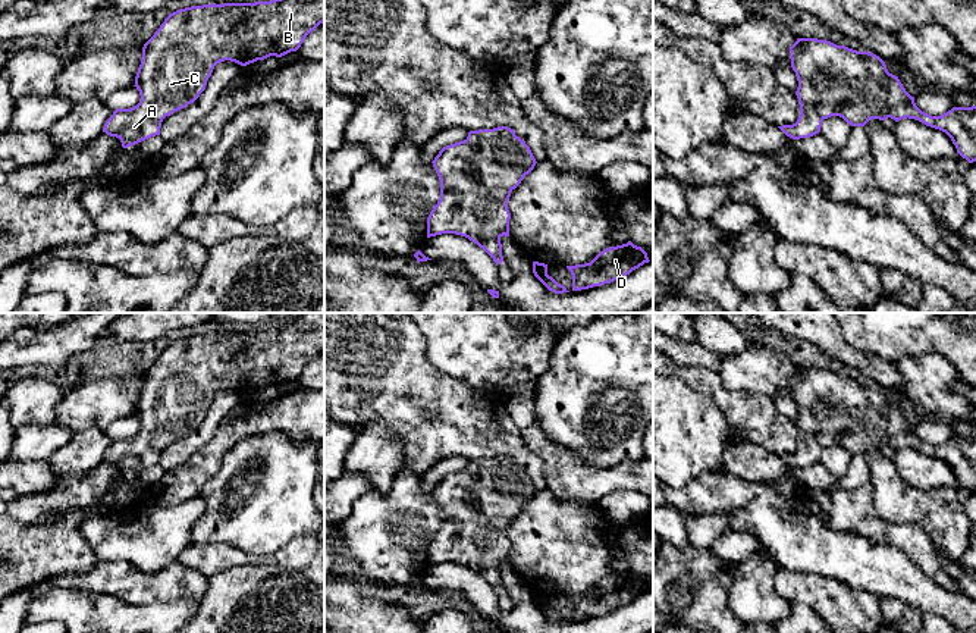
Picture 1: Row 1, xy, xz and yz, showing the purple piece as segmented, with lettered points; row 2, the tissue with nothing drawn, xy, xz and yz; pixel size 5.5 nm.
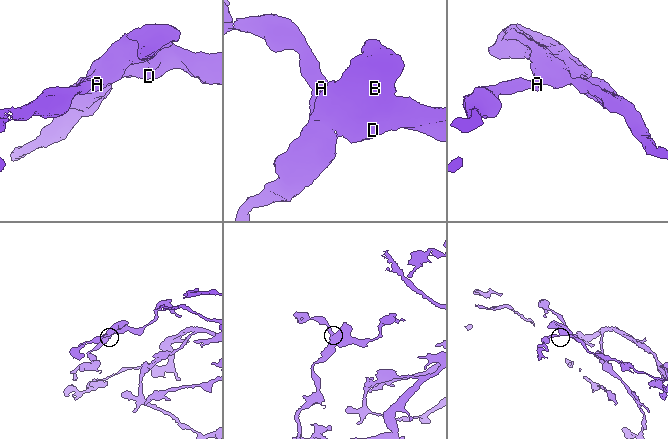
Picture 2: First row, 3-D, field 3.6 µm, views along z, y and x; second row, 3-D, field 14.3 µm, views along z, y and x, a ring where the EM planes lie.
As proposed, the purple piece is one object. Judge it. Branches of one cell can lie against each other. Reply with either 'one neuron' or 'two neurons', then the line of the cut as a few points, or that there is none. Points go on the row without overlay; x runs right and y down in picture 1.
one neuron | no cut

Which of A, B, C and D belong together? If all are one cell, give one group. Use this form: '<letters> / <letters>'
A B C D

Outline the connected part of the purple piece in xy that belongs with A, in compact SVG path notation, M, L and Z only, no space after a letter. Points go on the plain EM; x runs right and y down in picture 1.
M296 313L286 325L270 330L203 333L179 338L170 342L154 364L144 373L141 394L135 405L135 417L141 429L131 438L116 438L106 449L103 461L120 469L128 477L151 466L160 464L166 445L194 432L205 419L214 395L230 389L247 395L270 385L282 386L296 380L305 366L324 351L324 313Z

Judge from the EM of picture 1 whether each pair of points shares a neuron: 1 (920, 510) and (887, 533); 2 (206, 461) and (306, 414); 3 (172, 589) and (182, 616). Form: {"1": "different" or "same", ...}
{"1": "different", "2": "same", "3": "different"}

